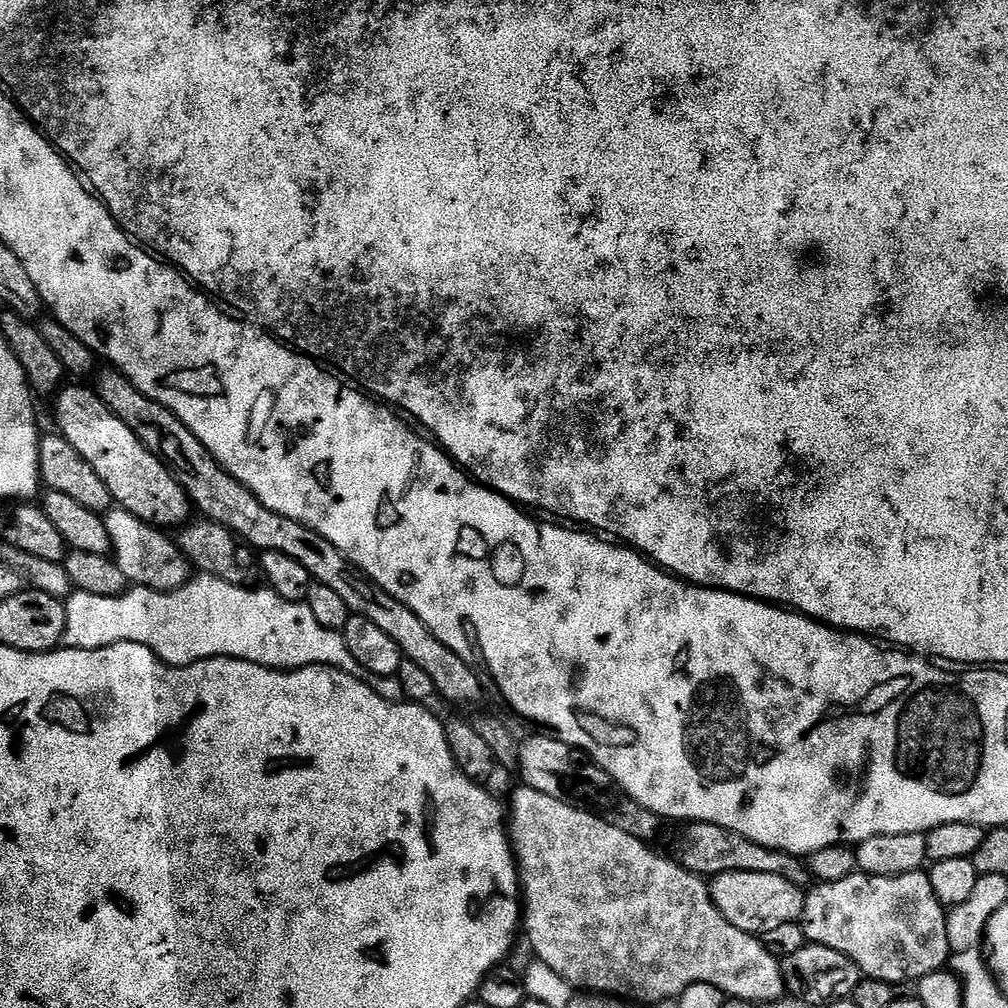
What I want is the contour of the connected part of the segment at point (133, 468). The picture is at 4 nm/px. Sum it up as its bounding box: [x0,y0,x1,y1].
[55,387,190,530]

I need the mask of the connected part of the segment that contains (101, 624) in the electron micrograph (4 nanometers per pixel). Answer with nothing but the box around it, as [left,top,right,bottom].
[62,574,405,704]

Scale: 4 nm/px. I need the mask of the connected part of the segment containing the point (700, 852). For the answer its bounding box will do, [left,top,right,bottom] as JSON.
[674,822,814,889]

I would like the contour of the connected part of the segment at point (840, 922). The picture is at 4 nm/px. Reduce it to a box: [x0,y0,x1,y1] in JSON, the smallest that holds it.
[798,870,953,985]

